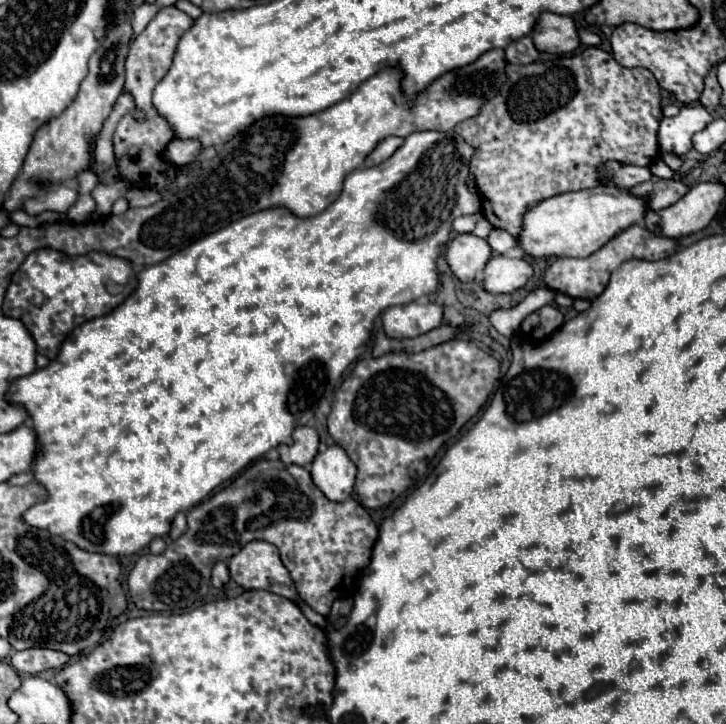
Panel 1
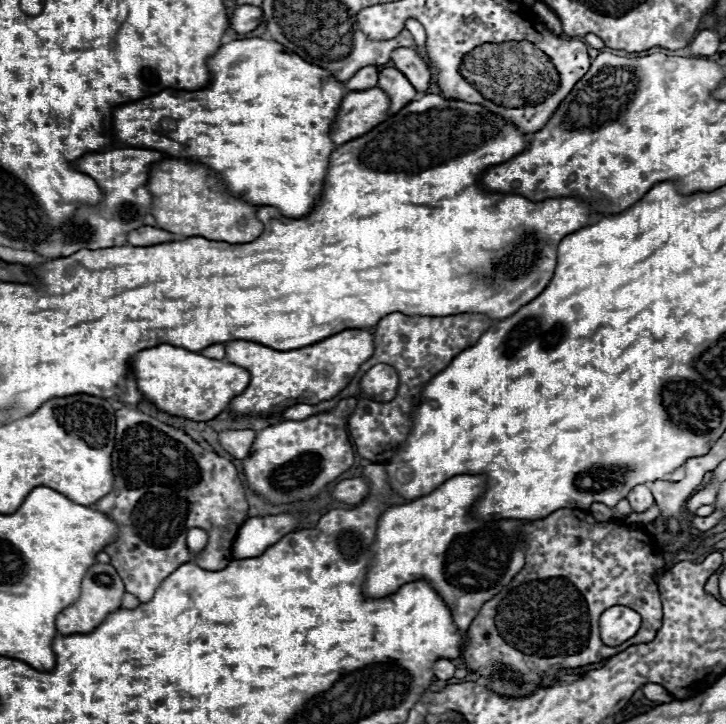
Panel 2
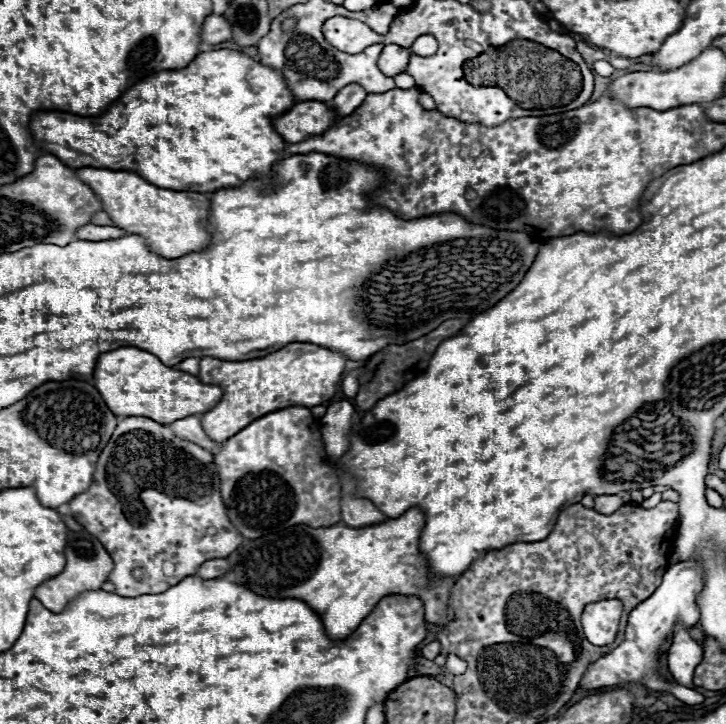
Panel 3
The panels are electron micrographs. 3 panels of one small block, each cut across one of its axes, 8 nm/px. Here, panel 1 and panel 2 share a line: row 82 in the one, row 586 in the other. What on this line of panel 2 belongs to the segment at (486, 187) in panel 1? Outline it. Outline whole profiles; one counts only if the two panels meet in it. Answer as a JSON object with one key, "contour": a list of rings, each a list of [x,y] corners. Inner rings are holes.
{"contour":[[[560,508],[542,520],[524,524],[518,532],[526,550],[524,568],[512,578],[508,586],[504,586],[482,606],[482,612],[478,612],[478,616],[472,620],[472,626],[464,636],[462,658],[466,668],[478,674],[480,684],[498,696],[530,696],[538,688],[556,680],[556,674],[562,670],[560,666],[578,668],[594,664],[602,658],[616,656],[634,644],[646,644],[656,636],[662,626],[662,600],[656,576],[662,574],[666,562],[664,552],[658,548],[654,536],[644,526],[628,526],[626,522],[618,520],[600,522],[588,510]],[[616,604],[624,604],[636,610],[642,616],[642,626],[632,640],[610,648],[600,640],[598,618],[600,612]]]}

